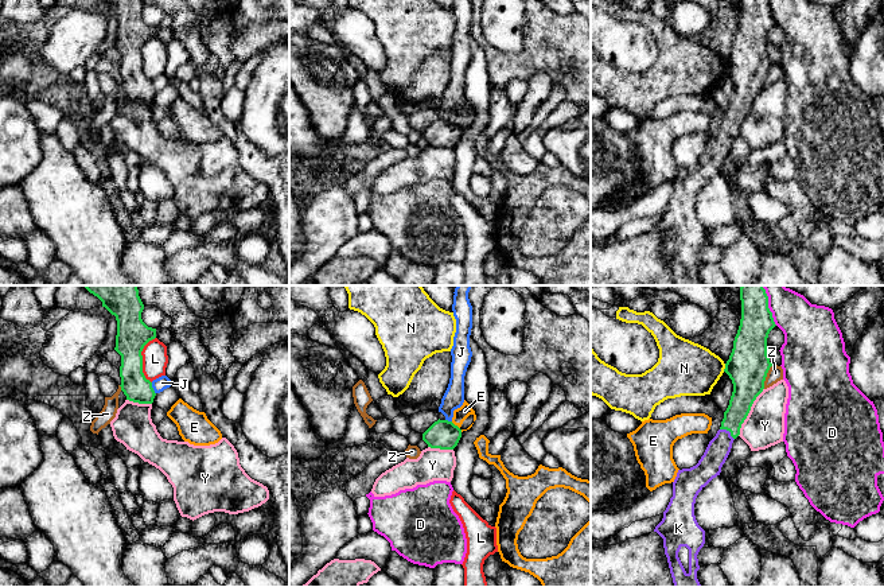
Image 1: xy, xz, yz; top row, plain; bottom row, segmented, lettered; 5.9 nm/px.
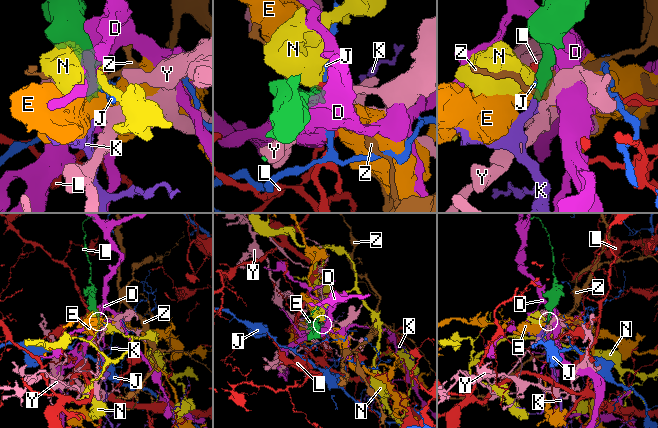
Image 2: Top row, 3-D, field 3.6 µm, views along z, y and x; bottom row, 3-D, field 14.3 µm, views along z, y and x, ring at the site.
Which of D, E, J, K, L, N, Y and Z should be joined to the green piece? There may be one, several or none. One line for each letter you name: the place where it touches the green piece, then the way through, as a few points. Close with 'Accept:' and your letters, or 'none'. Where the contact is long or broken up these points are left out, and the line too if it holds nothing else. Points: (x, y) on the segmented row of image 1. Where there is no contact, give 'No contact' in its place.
K: Touches green at yz (728, 430). Path across: yz (744, 393), (728, 430), (709, 466)
Accept: K

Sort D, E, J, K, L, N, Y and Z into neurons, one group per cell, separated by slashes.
D / E / J / K / L / N / Y / Z

